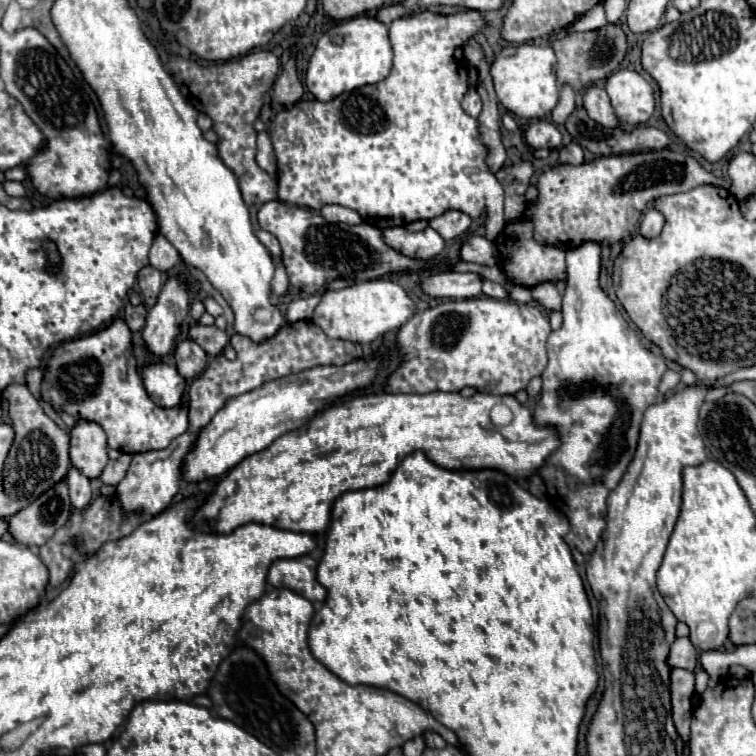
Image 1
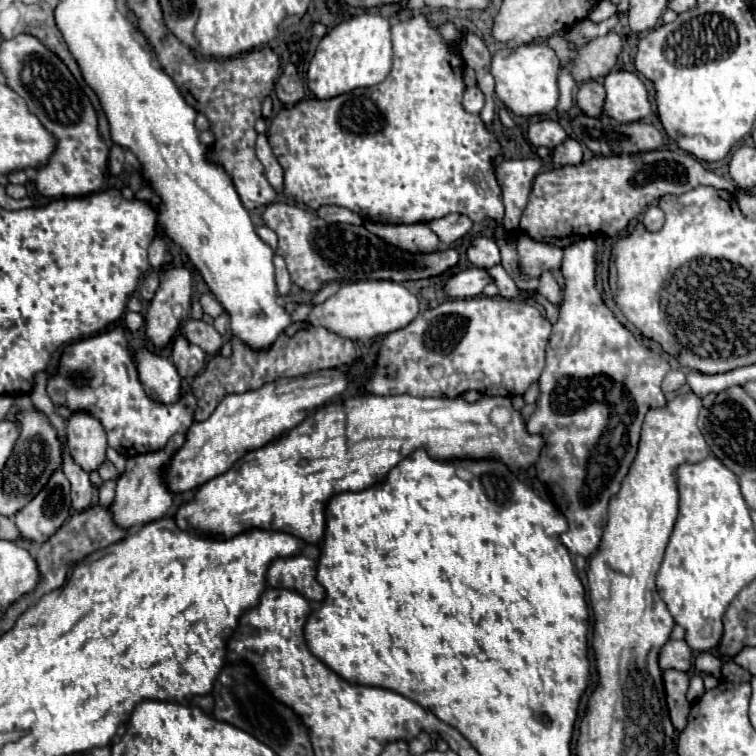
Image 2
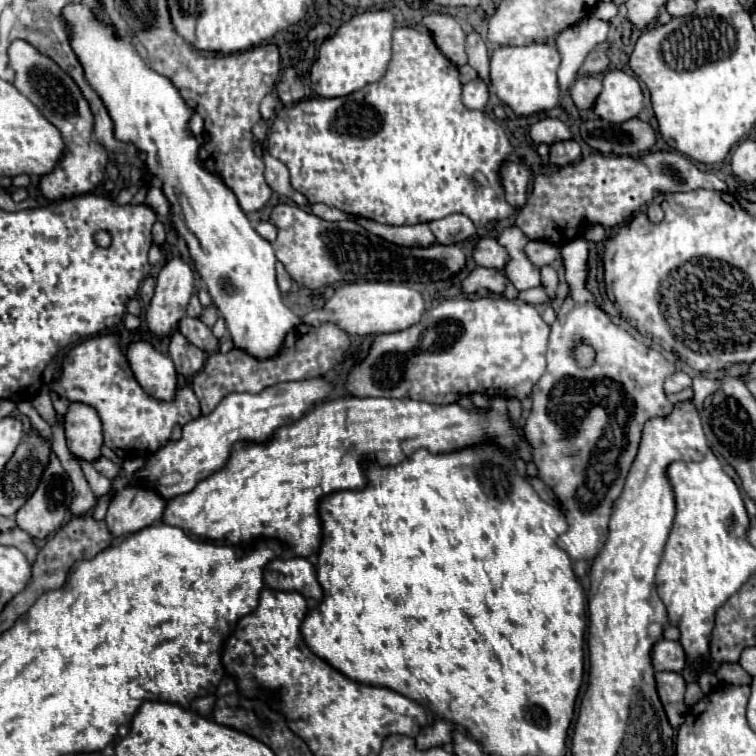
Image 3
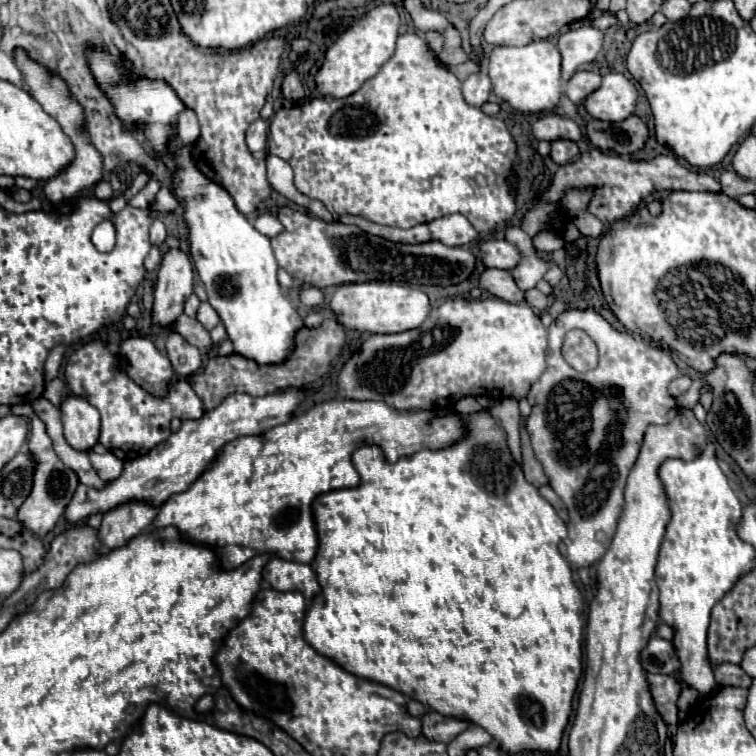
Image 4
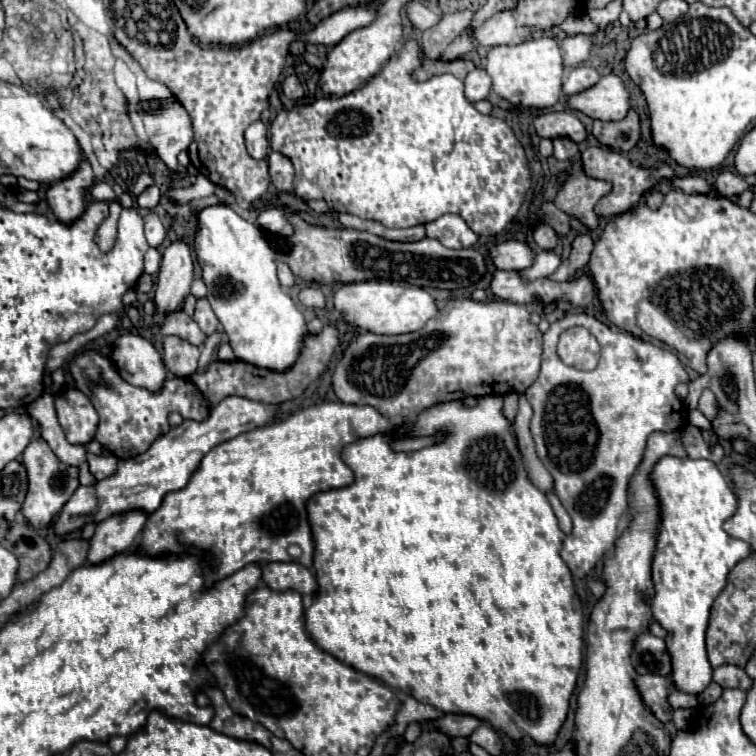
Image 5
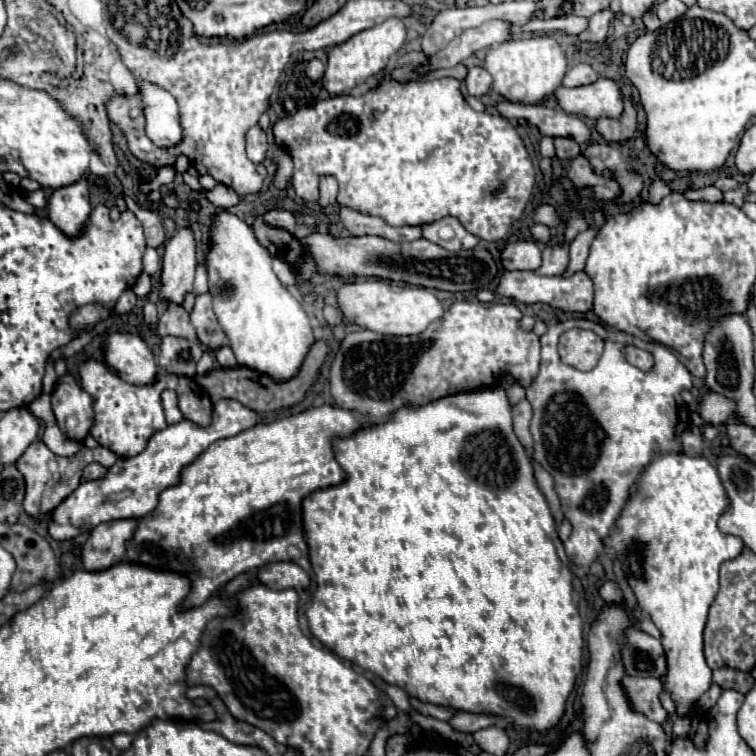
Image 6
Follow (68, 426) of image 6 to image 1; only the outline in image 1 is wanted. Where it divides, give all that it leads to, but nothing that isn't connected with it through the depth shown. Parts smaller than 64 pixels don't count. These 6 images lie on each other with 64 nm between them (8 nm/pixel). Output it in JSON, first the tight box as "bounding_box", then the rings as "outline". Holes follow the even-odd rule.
{"bounding_box":[70,422,108,480],"outline":[[[76,422],[70,432],[70,460],[90,480],[100,476],[108,462],[108,444],[104,430],[96,422]]]}

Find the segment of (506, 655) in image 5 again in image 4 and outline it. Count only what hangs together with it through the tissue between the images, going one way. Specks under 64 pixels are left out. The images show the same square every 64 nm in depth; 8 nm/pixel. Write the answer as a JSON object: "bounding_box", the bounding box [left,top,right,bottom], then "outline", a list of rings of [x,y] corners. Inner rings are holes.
{"bounding_box":[304,414,584,754],"outline":[[[470,414],[466,416],[466,428],[466,436],[454,446],[442,450],[420,450],[394,464],[386,462],[380,446],[362,446],[352,456],[352,462],[362,478],[360,486],[352,490],[332,490],[314,500],[312,510],[320,542],[314,566],[322,594],[316,596],[314,606],[306,614],[304,638],[312,644],[312,648],[316,648],[316,652],[332,658],[332,662],[346,672],[394,688],[404,696],[430,706],[442,716],[460,718],[484,728],[500,744],[500,750],[508,754],[522,750],[554,754],[560,748],[562,734],[572,712],[572,698],[582,674],[584,602],[578,586],[574,584],[572,568],[558,550],[560,540],[566,536],[566,524],[538,494],[538,488],[526,482],[520,464],[516,464],[508,450],[506,434],[496,418],[490,414]]]}

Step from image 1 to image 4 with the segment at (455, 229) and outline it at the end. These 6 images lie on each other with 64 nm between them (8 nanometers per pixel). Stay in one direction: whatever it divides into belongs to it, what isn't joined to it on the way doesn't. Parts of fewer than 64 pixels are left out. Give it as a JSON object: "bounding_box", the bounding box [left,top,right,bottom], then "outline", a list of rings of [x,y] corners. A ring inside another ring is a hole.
{"bounding_box":[428,214,478,246],"outline":[[[448,214],[428,224],[432,238],[446,246],[462,246],[478,238],[478,232],[462,214]]]}

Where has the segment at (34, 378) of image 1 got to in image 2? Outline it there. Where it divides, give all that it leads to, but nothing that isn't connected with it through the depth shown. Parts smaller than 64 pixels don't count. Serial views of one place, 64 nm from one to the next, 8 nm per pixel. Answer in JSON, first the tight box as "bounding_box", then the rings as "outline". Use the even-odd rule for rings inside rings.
{"bounding_box":[30,372,64,438],"outline":[[[38,372],[36,374],[36,380],[34,380],[34,388],[30,392],[30,398],[36,404],[36,408],[40,408],[50,418],[50,422],[58,428],[60,438],[64,438],[64,420],[54,412],[54,404],[52,404],[52,400],[46,394],[46,372]]]}

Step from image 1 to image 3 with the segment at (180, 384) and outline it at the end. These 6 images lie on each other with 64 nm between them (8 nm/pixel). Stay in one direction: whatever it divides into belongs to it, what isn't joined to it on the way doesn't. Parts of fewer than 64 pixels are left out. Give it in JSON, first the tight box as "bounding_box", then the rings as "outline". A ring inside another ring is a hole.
{"bounding_box":[126,342,178,400],"outline":[[[134,342],[126,352],[138,384],[158,400],[172,400],[178,376],[170,356],[156,352],[148,342]]]}

